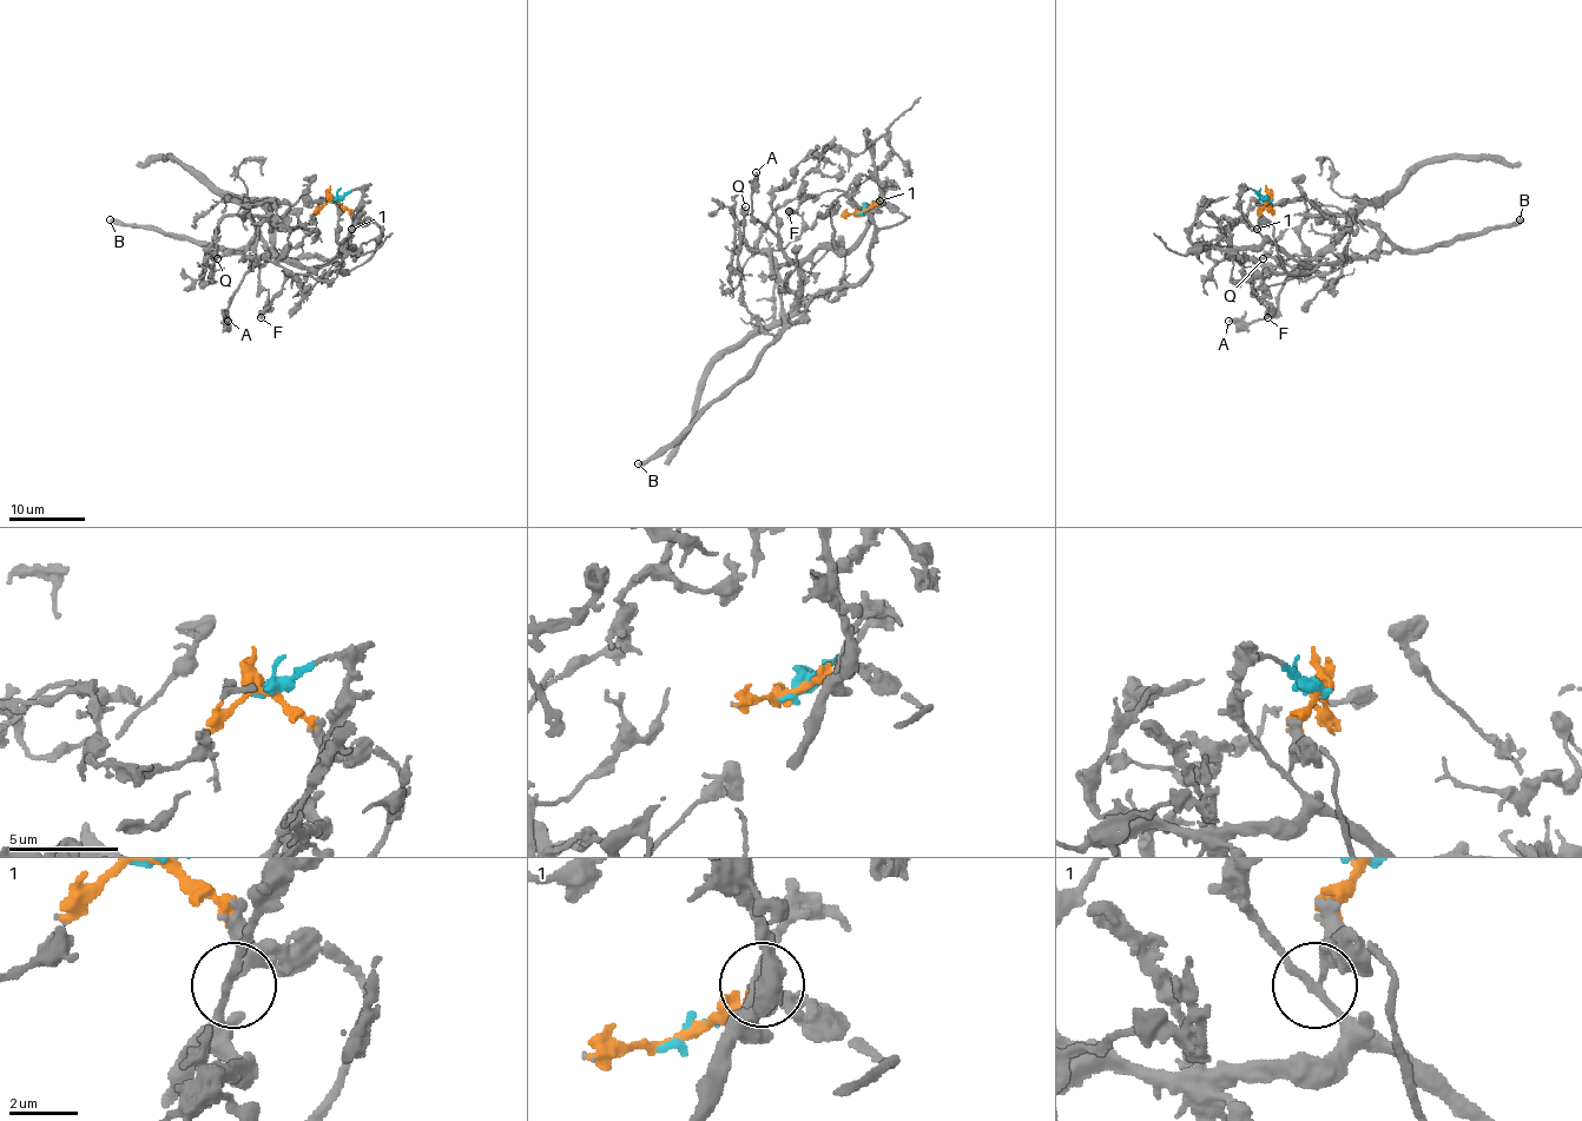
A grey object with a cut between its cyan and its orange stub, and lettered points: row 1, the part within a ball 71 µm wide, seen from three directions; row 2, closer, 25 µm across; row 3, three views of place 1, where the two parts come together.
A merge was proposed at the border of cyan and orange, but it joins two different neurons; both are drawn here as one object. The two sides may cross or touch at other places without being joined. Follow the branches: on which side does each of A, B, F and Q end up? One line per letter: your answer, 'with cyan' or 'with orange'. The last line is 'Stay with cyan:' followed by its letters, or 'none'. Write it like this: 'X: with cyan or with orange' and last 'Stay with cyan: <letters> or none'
A: with cyan
B: with orange
F: with orange
Q: with cyan
Stay with cyan: A, Q

